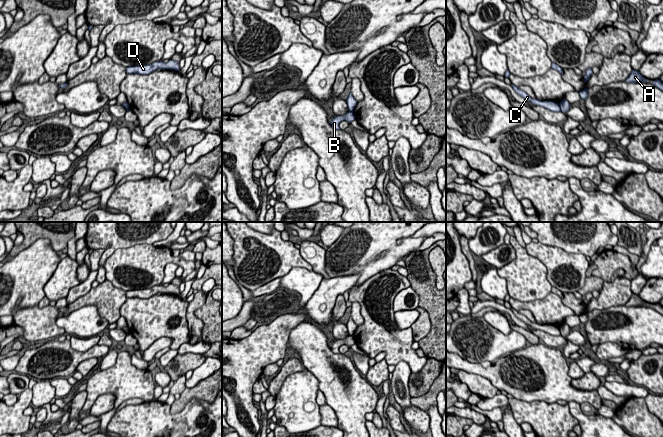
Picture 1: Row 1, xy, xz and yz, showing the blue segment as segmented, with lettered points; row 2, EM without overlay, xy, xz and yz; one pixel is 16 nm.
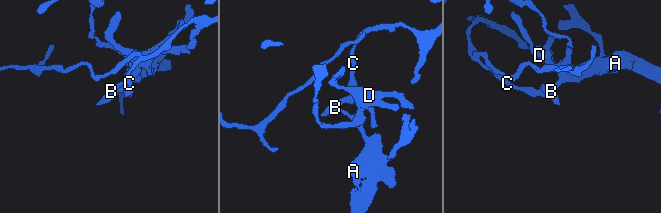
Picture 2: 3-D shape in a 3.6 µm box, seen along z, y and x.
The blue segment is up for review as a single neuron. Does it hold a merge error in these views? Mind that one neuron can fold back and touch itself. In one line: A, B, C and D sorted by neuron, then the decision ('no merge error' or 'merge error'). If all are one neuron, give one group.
groups A B D / C; merge error

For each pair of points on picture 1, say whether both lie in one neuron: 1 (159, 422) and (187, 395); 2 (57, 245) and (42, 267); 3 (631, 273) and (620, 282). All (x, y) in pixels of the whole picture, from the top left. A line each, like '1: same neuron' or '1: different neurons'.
1: different neurons
2: different neurons
3: different neurons

